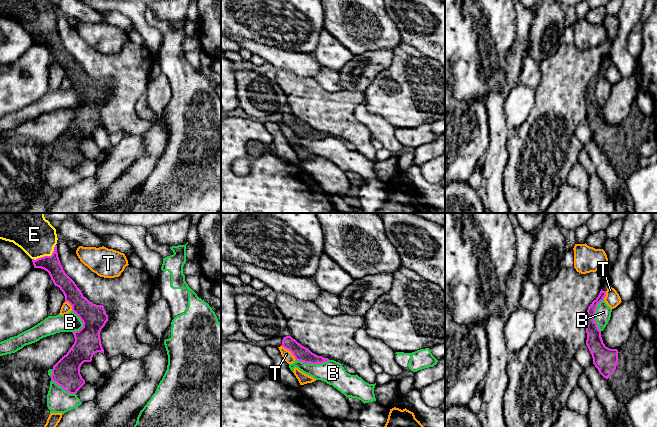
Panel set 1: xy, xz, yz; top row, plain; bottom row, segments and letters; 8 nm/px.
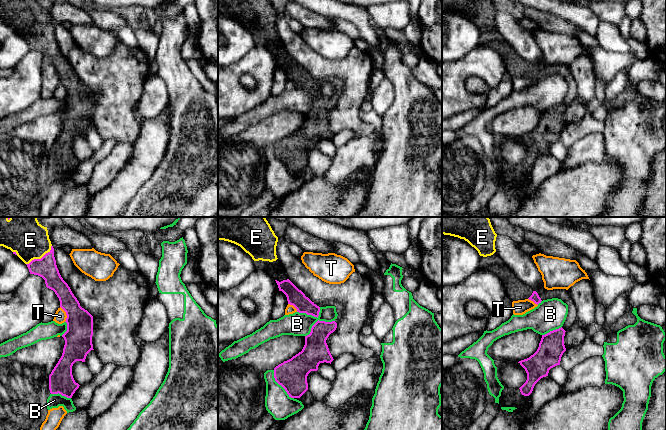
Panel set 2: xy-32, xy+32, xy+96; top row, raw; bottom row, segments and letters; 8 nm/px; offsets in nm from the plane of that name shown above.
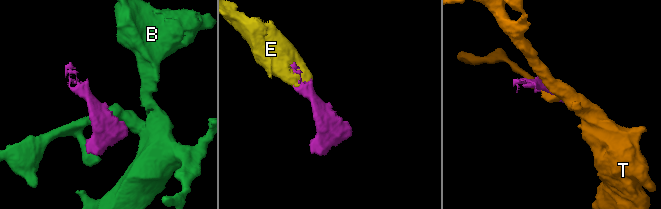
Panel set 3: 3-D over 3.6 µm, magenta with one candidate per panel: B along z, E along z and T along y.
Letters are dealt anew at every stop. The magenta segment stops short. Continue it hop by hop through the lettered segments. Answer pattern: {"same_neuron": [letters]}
{"same_neuron": ["E"]}

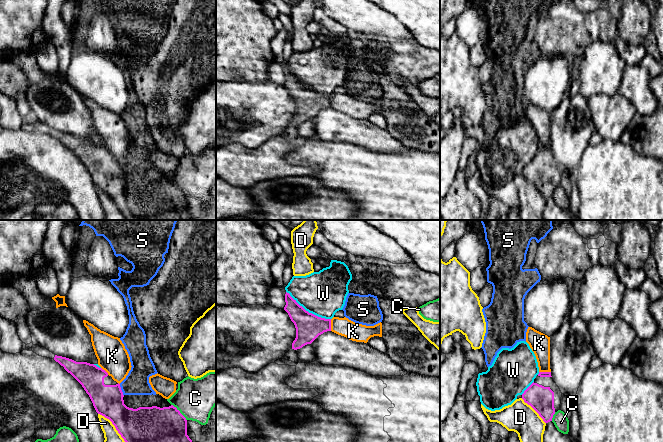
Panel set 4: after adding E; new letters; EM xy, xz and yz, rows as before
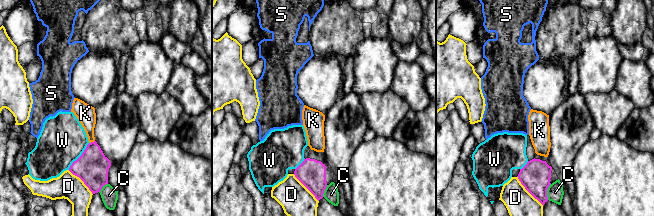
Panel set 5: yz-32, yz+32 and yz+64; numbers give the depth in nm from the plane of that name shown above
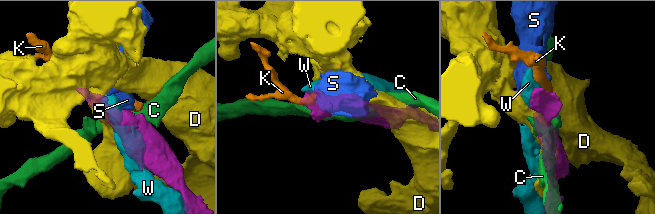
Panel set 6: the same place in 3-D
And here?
{"same_neuron": ["S"]}

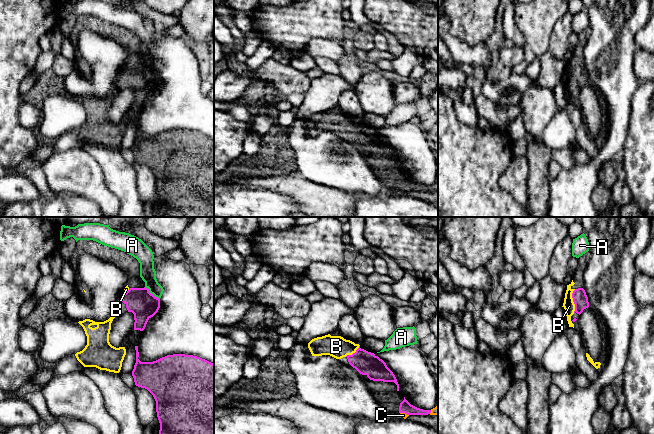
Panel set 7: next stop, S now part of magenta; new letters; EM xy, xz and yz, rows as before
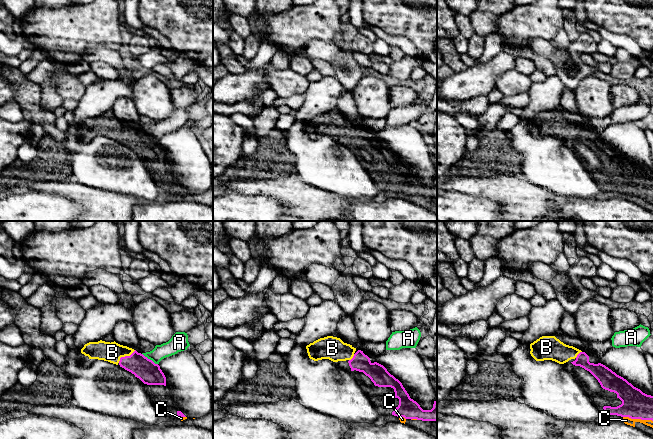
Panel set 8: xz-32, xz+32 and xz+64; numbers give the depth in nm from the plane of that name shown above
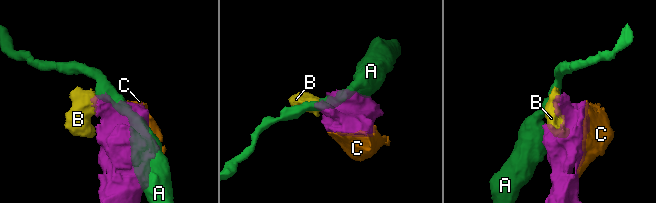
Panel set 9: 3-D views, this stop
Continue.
{"same_neuron": ["B", "C"]}

